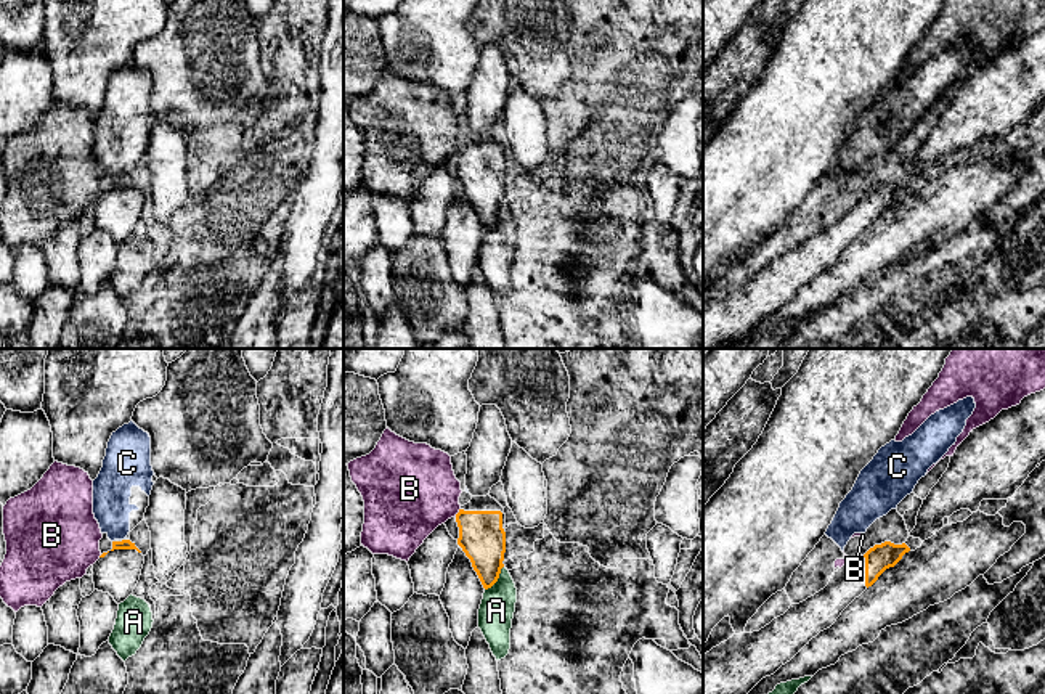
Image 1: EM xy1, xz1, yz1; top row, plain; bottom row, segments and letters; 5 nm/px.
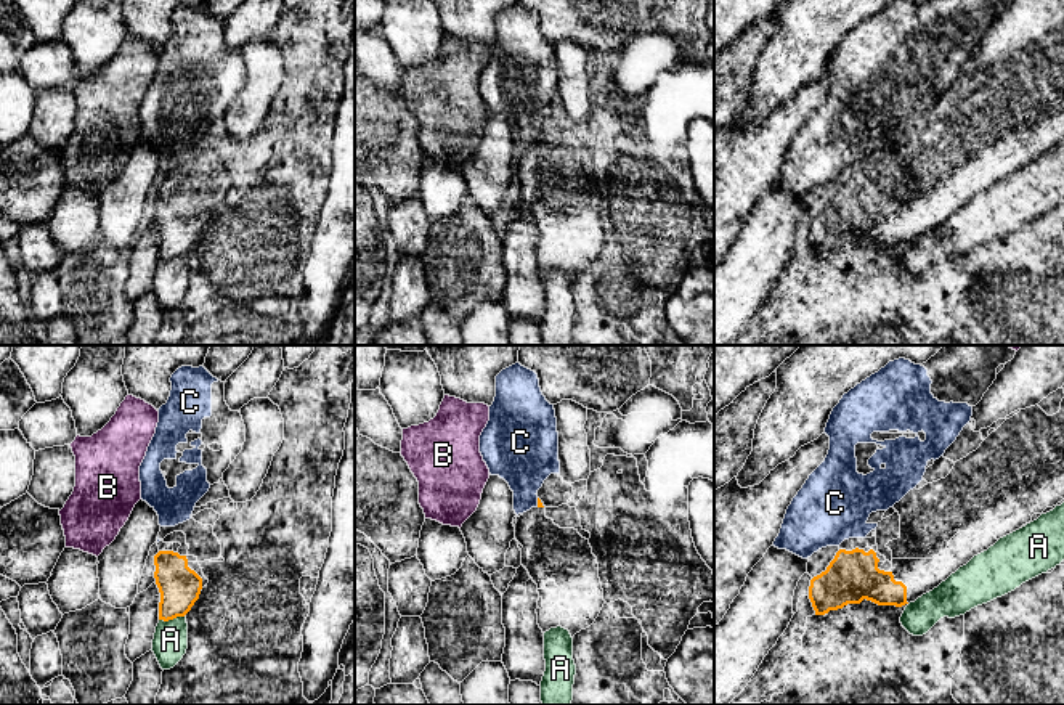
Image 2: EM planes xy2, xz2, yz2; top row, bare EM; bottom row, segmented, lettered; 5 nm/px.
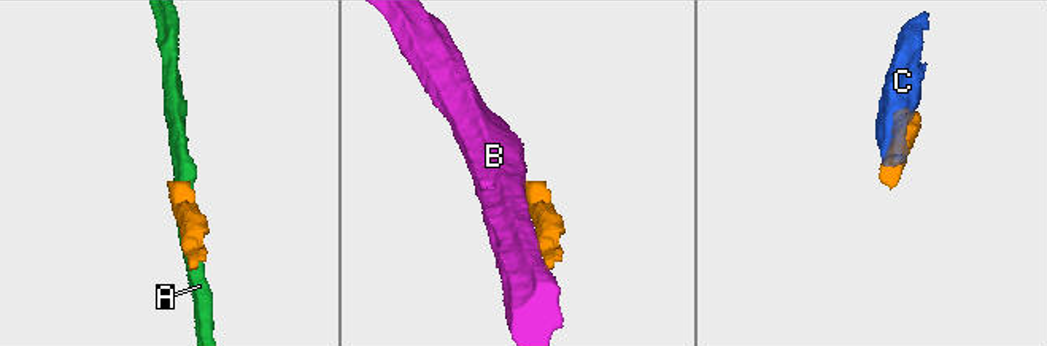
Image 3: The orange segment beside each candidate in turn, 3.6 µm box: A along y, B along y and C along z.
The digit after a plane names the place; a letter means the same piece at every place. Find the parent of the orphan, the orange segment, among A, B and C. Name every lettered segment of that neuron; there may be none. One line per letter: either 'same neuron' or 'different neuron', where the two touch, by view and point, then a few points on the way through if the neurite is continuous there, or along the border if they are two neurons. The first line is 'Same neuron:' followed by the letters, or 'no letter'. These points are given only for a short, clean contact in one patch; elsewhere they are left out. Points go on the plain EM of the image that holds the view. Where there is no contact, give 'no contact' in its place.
Same neuron: no letter
A: different neuron | xz1 (498, 217)
B: different neuron | xz1 (458, 153) | along xz1 (459, 148), (455, 156)
C: different neuron | xz2 (538, 143)

